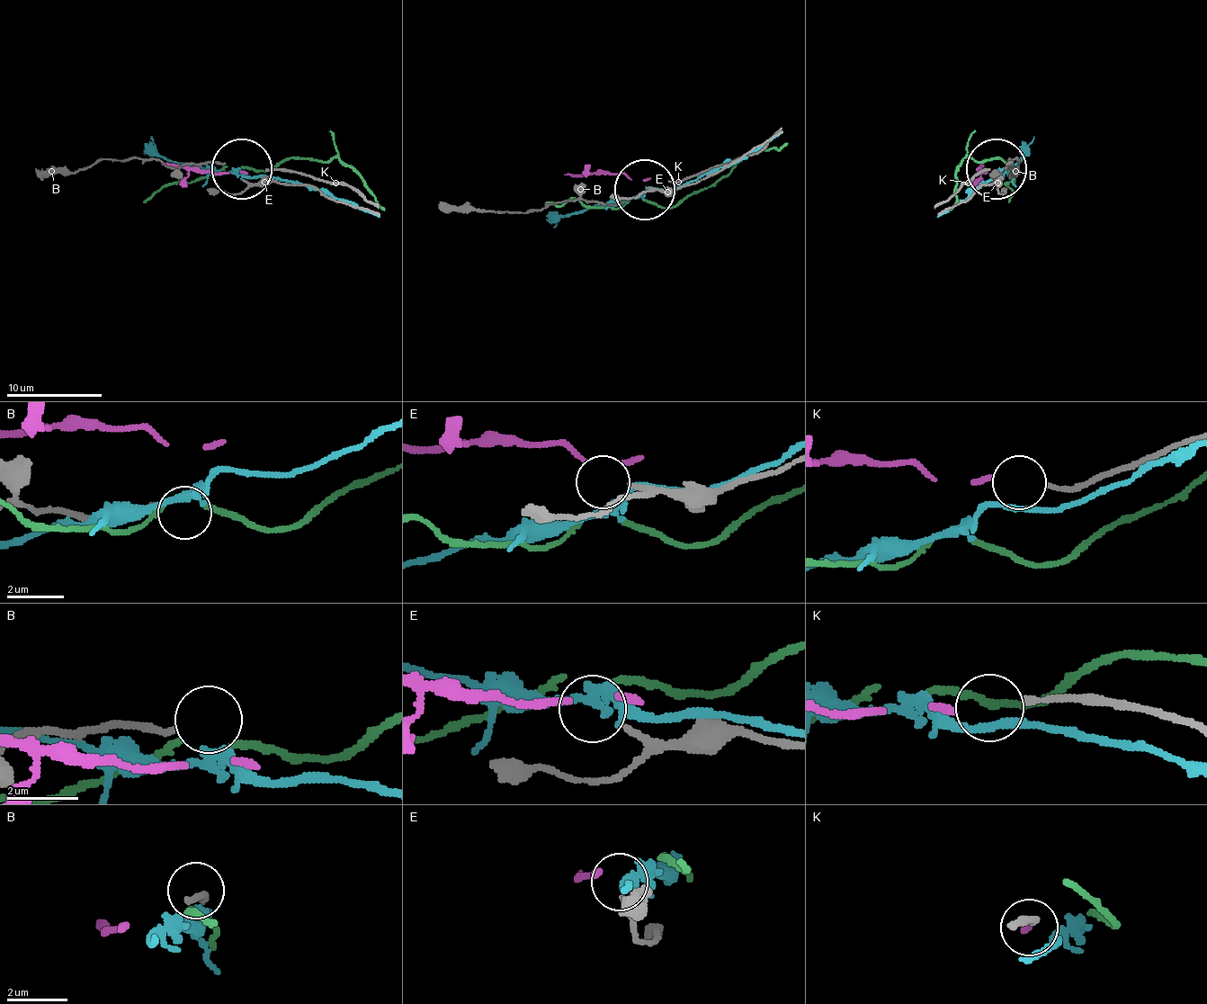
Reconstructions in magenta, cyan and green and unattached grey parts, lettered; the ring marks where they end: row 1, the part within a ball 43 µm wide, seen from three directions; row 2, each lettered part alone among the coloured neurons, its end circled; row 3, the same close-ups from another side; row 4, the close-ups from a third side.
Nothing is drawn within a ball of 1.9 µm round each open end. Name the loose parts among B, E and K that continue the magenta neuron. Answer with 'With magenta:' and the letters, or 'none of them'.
With magenta: K

